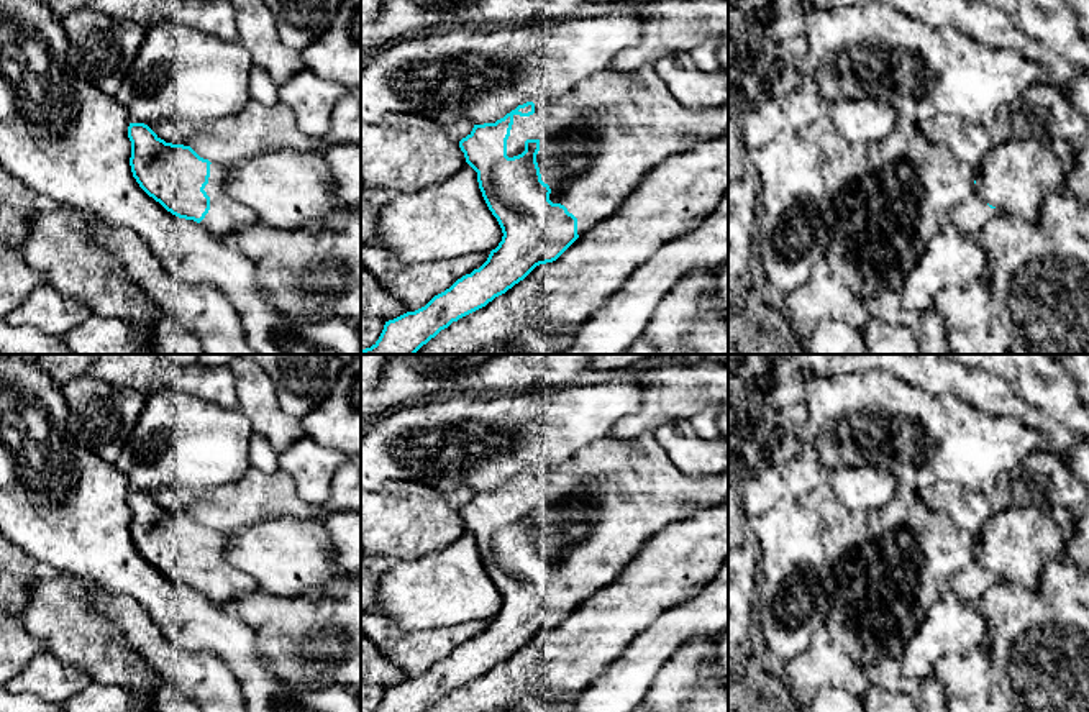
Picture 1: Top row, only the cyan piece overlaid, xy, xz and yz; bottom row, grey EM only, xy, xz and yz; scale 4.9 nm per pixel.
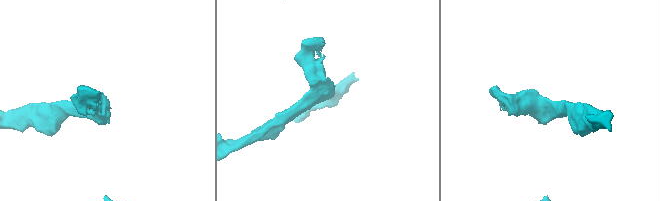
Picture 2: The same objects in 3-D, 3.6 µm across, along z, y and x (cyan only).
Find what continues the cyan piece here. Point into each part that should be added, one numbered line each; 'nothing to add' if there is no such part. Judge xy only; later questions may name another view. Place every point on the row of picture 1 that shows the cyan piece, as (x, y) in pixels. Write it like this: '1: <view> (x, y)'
1: xy (225, 217)

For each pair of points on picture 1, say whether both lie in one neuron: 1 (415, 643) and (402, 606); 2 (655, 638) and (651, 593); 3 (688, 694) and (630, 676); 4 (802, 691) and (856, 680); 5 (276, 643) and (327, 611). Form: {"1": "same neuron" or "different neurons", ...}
{"1": "different neurons", "2": "different neurons", "3": "different neurons", "4": "same neuron", "5": "same neuron"}

